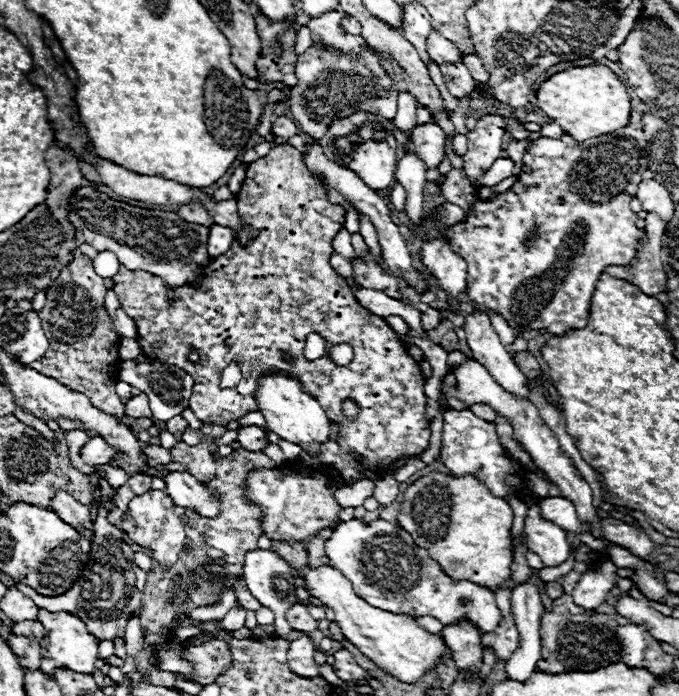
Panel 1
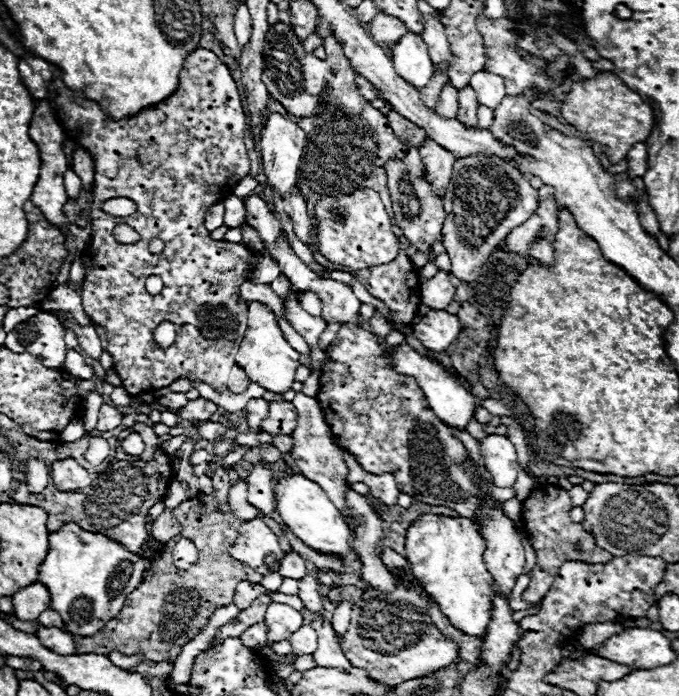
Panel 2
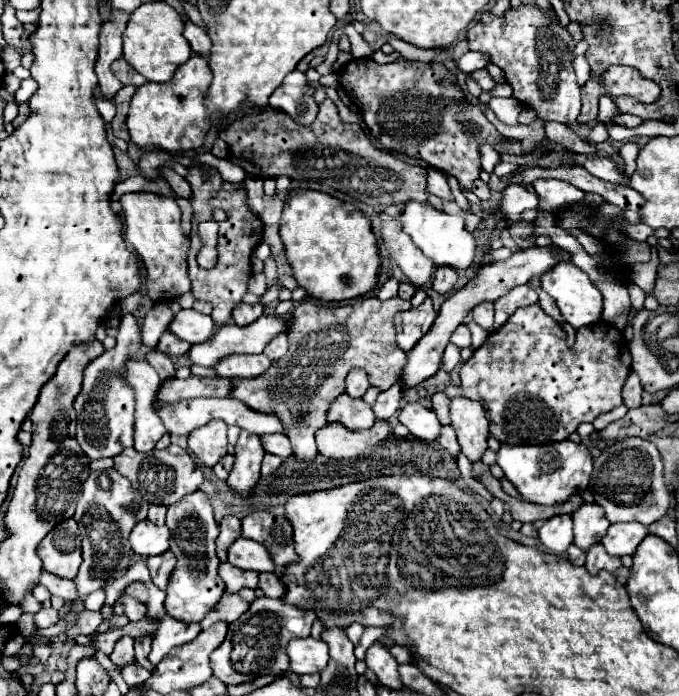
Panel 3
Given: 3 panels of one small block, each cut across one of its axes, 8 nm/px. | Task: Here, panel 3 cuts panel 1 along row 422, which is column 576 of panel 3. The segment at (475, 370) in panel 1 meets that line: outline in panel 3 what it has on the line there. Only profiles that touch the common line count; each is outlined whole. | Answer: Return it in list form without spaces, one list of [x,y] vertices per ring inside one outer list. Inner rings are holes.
[[[586,502],[572,514],[572,520],[574,520],[574,544],[584,552],[590,546],[598,544],[610,526],[610,522],[604,516],[604,508]]]

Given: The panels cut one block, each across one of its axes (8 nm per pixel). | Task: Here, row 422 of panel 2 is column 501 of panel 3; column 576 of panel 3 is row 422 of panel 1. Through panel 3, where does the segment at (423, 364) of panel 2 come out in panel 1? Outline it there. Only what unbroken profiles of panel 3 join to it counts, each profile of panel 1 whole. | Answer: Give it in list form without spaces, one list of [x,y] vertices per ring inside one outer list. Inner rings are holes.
[[[450,408],[444,410],[440,460],[456,476],[464,476],[464,474],[478,476],[488,486],[488,490],[492,490],[492,494],[500,494],[500,498],[508,498],[512,492],[524,498],[522,490],[526,486],[524,482],[526,470],[506,456],[506,450],[502,448],[500,438],[496,434],[494,422],[486,422],[470,410],[464,410],[464,412],[450,410]]]

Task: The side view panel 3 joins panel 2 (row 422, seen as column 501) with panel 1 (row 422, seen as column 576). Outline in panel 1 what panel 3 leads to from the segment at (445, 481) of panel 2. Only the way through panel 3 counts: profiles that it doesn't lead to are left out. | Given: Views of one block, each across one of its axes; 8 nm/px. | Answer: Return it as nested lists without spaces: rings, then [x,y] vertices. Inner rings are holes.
[[[276,144],[272,150],[248,168],[246,182],[235,197],[240,208],[240,218],[248,222],[254,230],[260,230],[256,242],[252,246],[238,246],[234,240],[232,250],[220,258],[212,258],[208,270],[204,270],[204,284],[200,288],[184,286],[174,288],[174,300],[168,302],[170,288],[162,278],[144,272],[144,270],[126,270],[118,268],[118,274],[112,276],[114,292],[118,294],[126,314],[136,322],[140,334],[138,342],[142,352],[162,364],[174,364],[194,378],[190,408],[196,418],[212,420],[206,424],[226,426],[230,420],[238,420],[248,412],[258,410],[256,402],[256,386],[258,376],[264,370],[274,370],[278,364],[278,372],[298,378],[302,390],[312,394],[328,414],[328,420],[338,424],[338,444],[344,452],[356,454],[362,458],[362,470],[372,472],[378,478],[386,476],[386,470],[398,458],[412,458],[424,452],[430,440],[430,424],[424,418],[426,410],[426,394],[424,394],[424,376],[414,358],[406,352],[400,336],[384,322],[384,318],[370,314],[364,310],[358,300],[352,296],[352,290],[346,286],[346,280],[340,278],[328,258],[332,250],[332,238],[344,226],[344,208],[330,204],[326,198],[326,190],[318,178],[310,174],[304,164],[304,156],[290,144]],[[308,334],[320,334],[326,340],[326,350],[336,344],[350,344],[354,348],[354,360],[348,366],[336,366],[328,352],[318,360],[304,358],[304,346]],[[196,350],[200,360],[190,362],[188,354]],[[282,352],[294,354],[294,362],[282,360]],[[230,364],[238,364],[242,368],[242,380],[236,388],[220,388],[222,370]],[[352,398],[360,412],[354,418],[344,416],[342,400]]]

